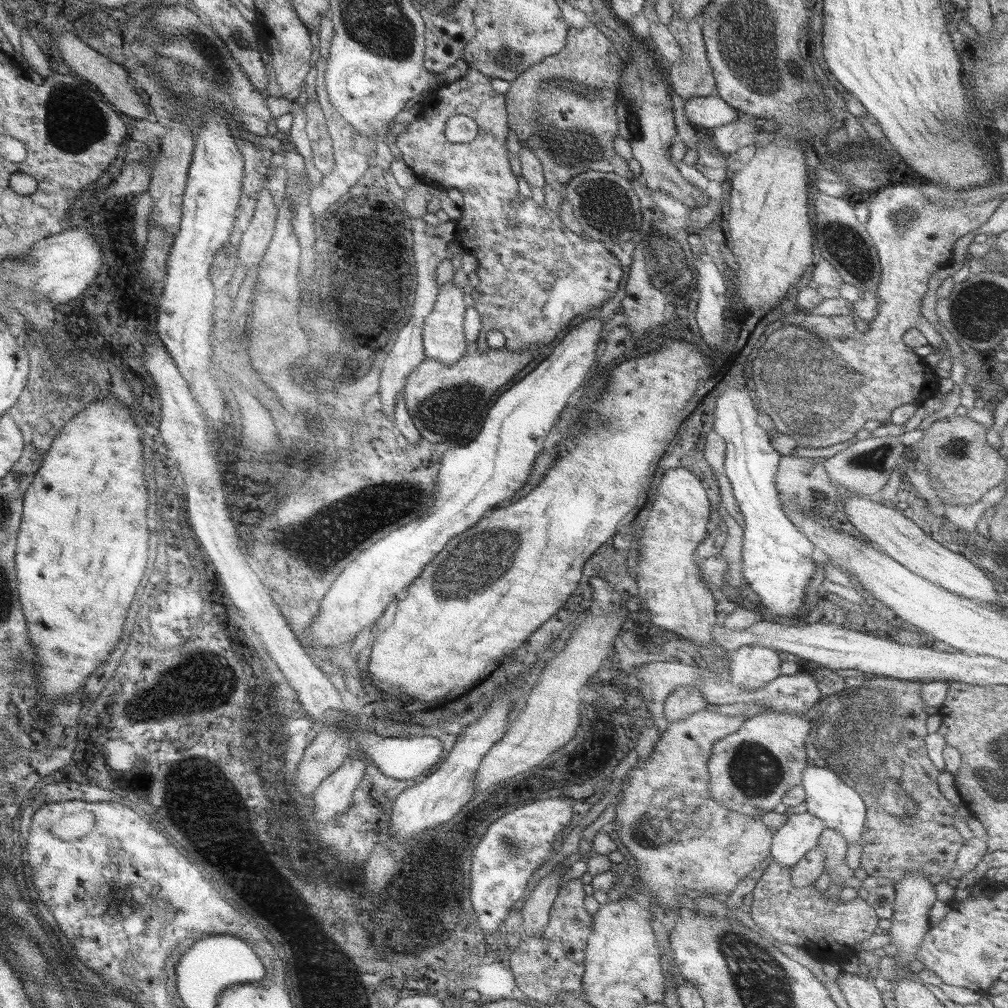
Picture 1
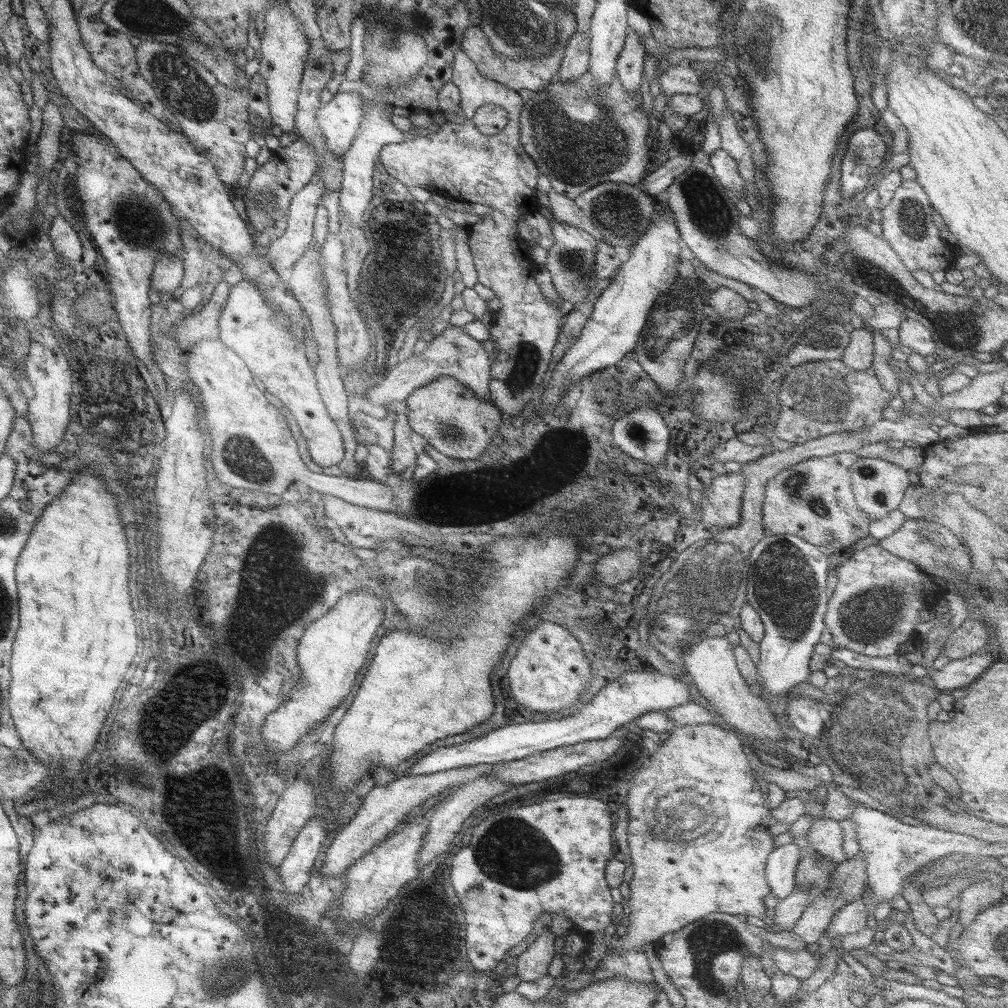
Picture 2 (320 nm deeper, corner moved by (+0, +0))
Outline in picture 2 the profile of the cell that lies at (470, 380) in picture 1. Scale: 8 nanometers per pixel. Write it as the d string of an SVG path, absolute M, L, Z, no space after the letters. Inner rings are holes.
M438 377L433 382L413 390L404 401L410 430L421 436L437 452L457 460L475 460L499 427L500 412L491 401L477 399L471 391L450 377Z

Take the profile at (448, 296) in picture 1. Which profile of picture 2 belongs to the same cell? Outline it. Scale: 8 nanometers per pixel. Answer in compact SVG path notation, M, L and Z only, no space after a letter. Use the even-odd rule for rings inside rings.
M448 326L437 336L433 336L421 354L412 354L399 365L386 368L382 380L361 394L364 402L373 406L389 409L397 402L405 401L413 390L433 382L438 377L450 377L459 382L465 389L471 391L477 399L489 399L489 364L491 353L486 344L473 340L463 327Z

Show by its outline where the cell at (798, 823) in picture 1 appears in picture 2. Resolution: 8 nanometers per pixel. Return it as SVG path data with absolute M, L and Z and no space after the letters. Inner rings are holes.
M793 843L775 848L765 862L765 883L777 901L789 897L795 888L795 868L803 851Z

